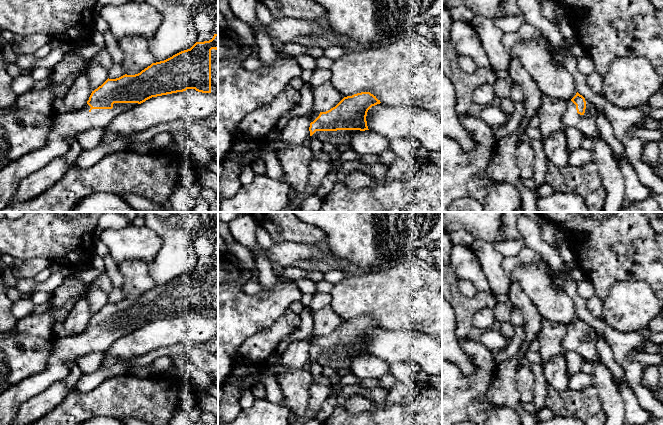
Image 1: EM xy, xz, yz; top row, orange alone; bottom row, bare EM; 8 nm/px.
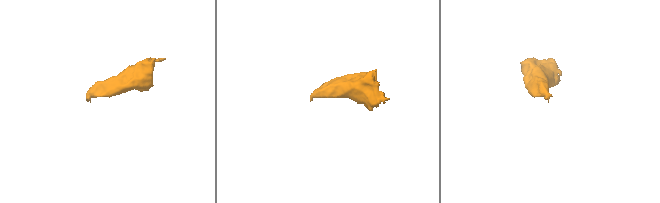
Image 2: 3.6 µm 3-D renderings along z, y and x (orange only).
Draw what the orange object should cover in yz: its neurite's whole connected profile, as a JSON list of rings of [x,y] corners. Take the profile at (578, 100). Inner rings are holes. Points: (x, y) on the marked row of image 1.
[[[578,92],[568,102],[561,121],[565,128],[574,127],[585,137],[594,139],[600,136],[597,128],[597,107]]]

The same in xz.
[[[370,92],[344,97],[326,112],[314,112],[309,127],[310,139],[316,137],[322,143],[349,144],[354,134],[369,130],[366,116],[368,110],[380,100]]]

